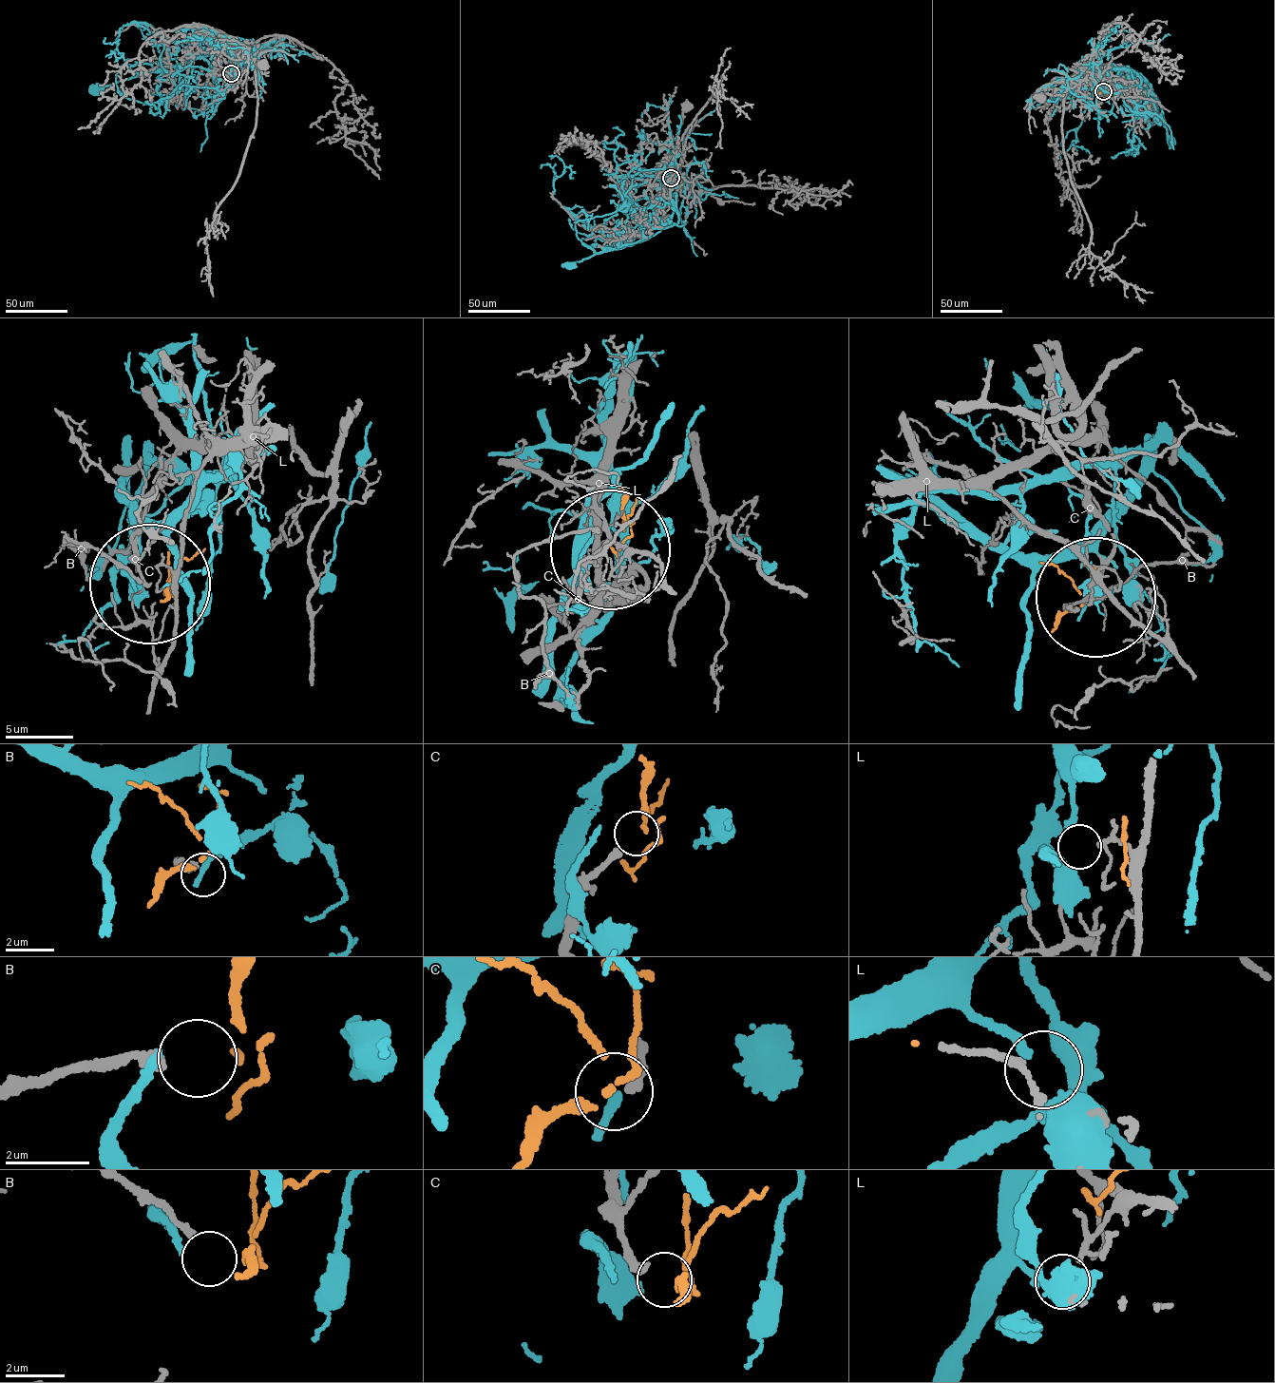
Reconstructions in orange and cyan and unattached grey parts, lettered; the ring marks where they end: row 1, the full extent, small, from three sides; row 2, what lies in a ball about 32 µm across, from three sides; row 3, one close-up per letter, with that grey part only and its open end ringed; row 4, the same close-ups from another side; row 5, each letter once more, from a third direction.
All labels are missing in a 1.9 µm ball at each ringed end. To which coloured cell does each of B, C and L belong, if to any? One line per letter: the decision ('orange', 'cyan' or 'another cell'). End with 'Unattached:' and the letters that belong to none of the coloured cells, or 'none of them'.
B: another cell
C: orange
L: another cell
Unattached: B, L

